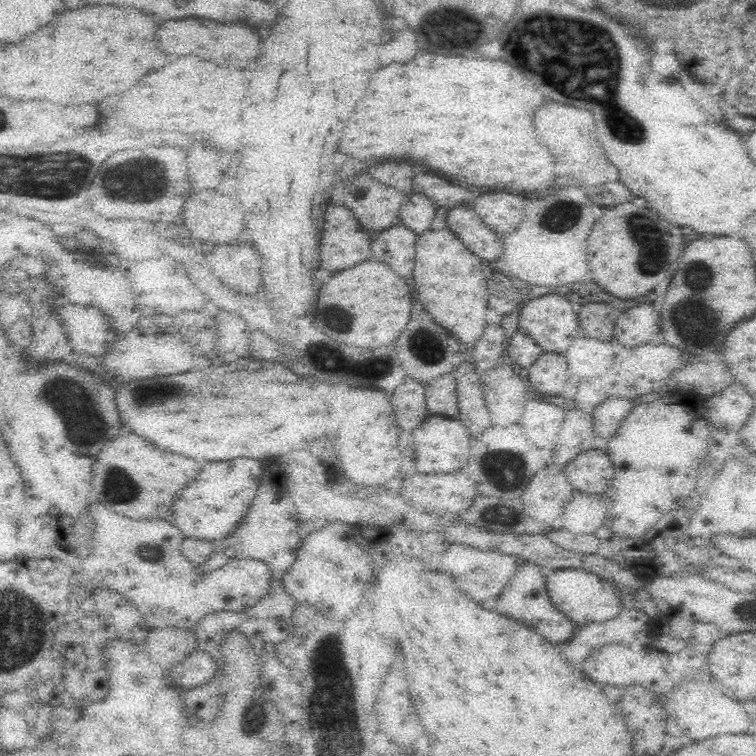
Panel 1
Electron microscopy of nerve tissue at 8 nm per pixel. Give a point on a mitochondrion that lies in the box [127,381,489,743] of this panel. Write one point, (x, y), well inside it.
(156, 394)

